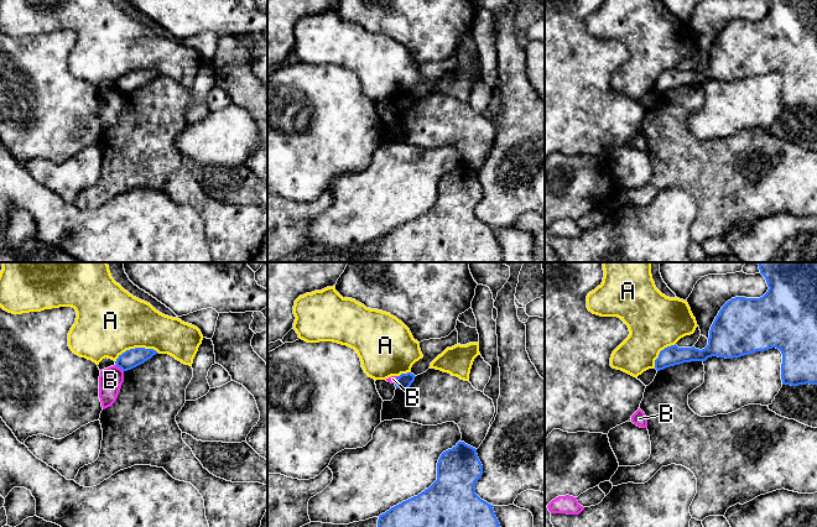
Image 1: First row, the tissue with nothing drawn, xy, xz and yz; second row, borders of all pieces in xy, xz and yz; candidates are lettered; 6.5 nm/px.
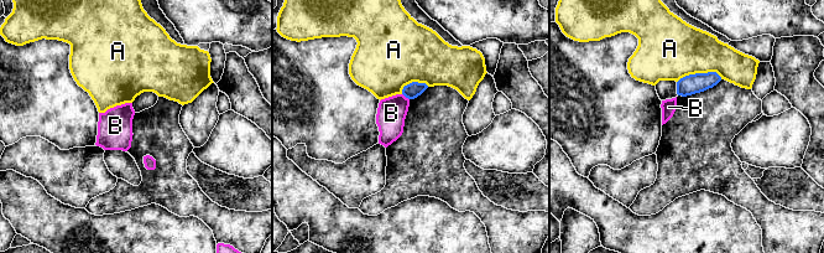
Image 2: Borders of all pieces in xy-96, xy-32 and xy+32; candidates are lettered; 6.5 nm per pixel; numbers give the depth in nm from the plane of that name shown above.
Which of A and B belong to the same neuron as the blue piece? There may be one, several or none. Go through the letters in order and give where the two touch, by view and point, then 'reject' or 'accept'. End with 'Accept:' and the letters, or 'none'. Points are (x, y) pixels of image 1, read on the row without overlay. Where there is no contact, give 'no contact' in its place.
A: xy (136, 71) | reject
B: xy (119, 89) | reject
Accept: none

